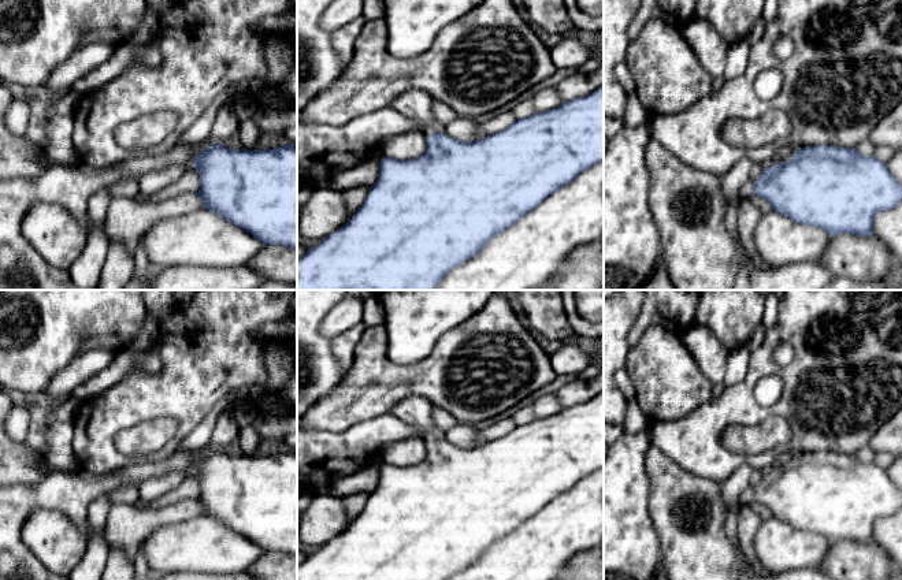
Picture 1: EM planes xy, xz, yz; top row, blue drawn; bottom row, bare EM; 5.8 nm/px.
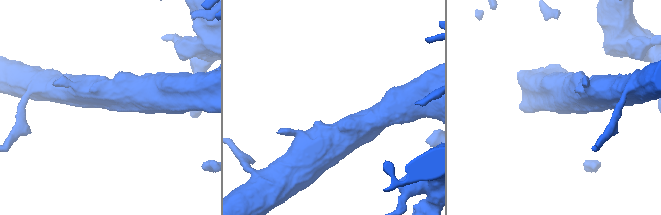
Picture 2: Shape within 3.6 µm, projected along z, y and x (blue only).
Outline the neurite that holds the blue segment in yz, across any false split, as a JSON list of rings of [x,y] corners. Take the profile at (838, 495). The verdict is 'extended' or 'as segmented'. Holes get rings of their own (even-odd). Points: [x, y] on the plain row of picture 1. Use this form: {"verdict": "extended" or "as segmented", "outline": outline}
{"verdict": "extended", "outline": [[[810,451],[797,456],[786,468],[762,475],[758,484],[746,488],[728,508],[749,506],[753,501],[791,527],[823,535],[829,542],[869,542],[875,523],[902,506],[902,490],[892,483],[886,468],[873,461],[864,462],[855,454]]]}

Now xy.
{"verdict": "as segmented", "outline": [[[214,449],[203,456],[192,473],[198,477],[203,516],[212,517],[252,540],[264,551],[297,555],[297,451],[274,456],[230,456]]]}

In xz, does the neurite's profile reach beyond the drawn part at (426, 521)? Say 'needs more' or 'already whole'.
needs more

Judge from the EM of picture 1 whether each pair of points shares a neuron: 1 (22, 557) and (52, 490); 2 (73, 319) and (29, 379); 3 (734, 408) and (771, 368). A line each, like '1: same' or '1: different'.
1: same
2: same
3: same

